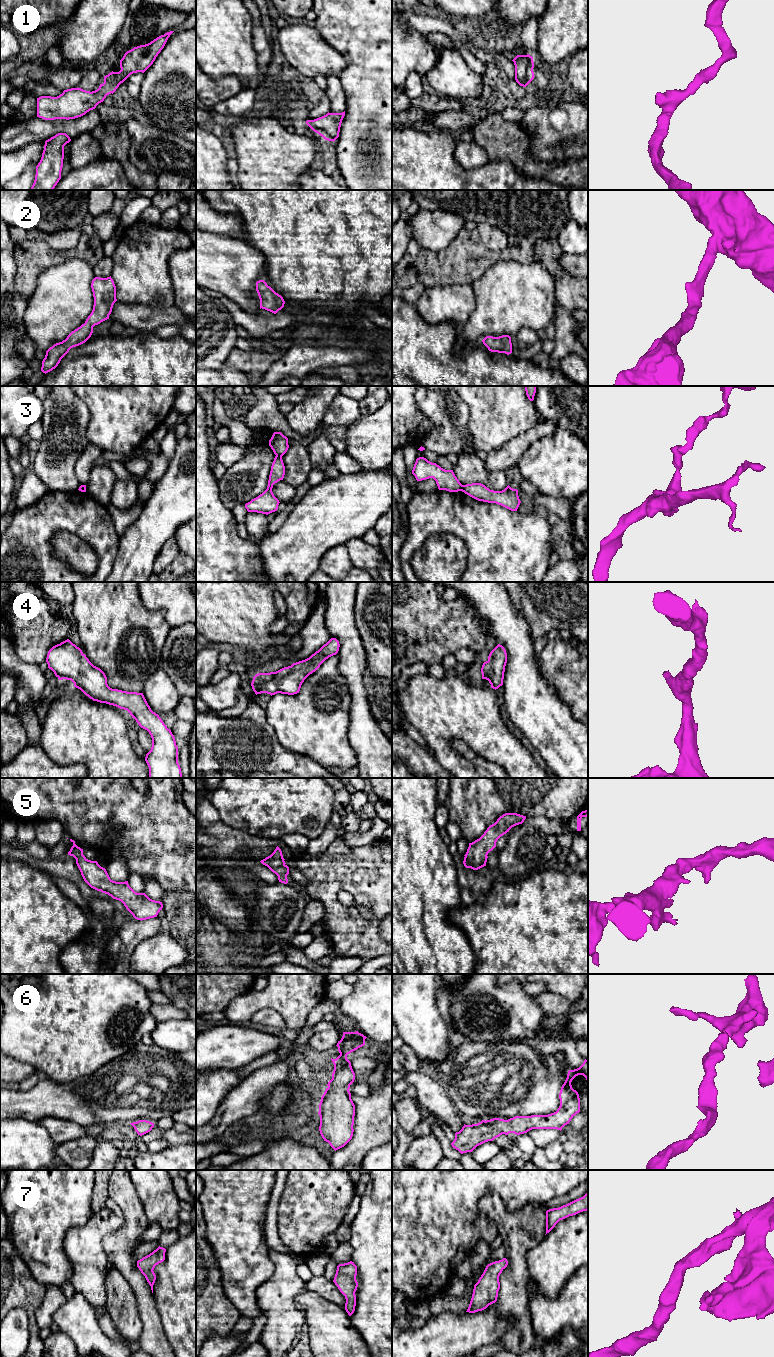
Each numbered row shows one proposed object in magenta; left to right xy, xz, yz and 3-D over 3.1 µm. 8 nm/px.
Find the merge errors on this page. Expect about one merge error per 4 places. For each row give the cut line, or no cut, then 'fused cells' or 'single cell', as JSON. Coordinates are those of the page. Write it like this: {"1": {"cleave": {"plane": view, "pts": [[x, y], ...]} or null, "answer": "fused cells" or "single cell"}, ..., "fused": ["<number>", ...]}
{"1": {"cleave": null, "answer": "single cell"}, "2": {"cleave": null, "answer": "single cell"}, "3": {"cleave": {"plane": "xz", "pts": [[276, 455], [281, 457]]}, "answer": "fused cells"}, "4": {"cleave": null, "answer": "single cell"}, "5": {"cleave": null, "answer": "single cell"}, "6": {"cleave": null, "answer": "single cell"}, "7": {"cleave": null, "answer": "single cell"}, "fused": ["3"]}

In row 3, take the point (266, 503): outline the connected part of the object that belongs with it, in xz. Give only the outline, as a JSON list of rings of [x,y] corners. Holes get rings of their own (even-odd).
[[[275,456],[271,466],[267,489],[258,497],[245,504],[245,508],[247,509],[247,511],[262,513],[266,515],[277,511],[280,502],[274,496],[272,488],[275,483],[283,480],[284,475],[285,466],[282,457]]]

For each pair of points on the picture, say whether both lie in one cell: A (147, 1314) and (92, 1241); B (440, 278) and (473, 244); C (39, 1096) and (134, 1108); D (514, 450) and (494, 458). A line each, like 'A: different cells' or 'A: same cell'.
A: different cells
B: same cell
C: same cell
D: same cell

